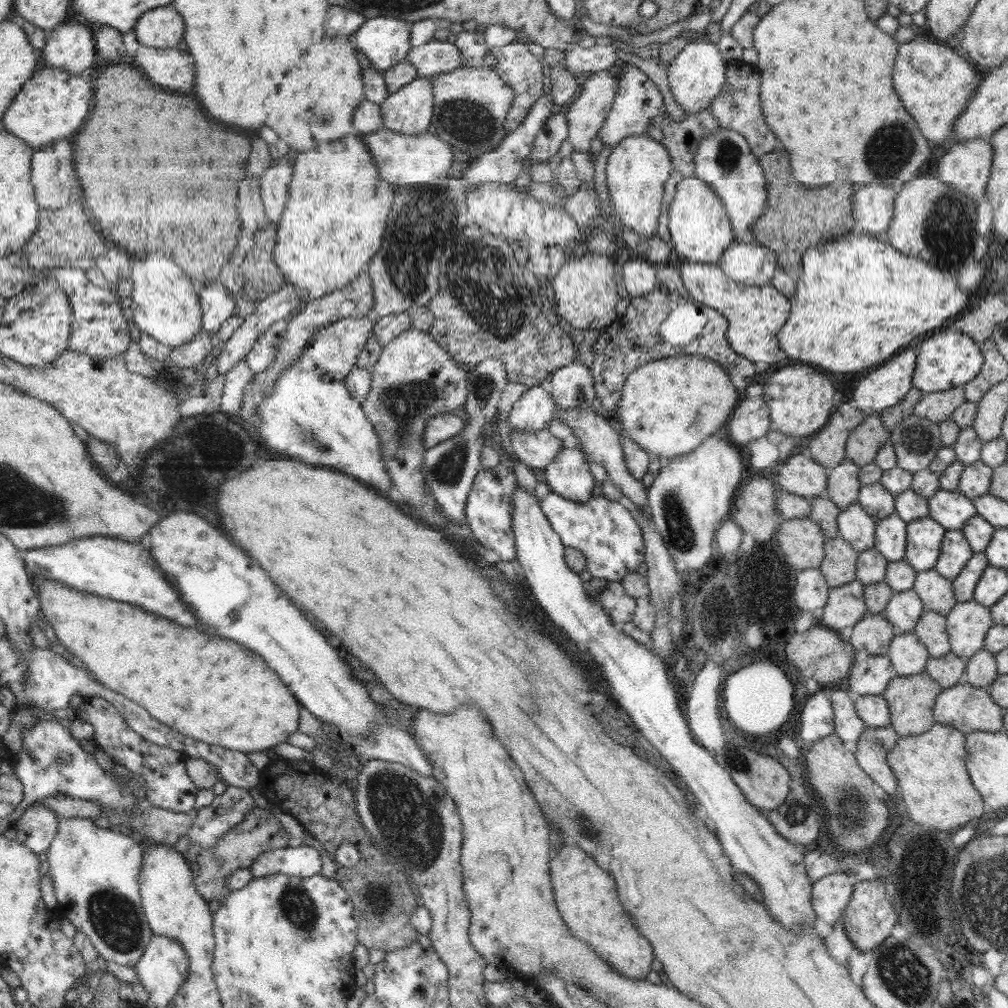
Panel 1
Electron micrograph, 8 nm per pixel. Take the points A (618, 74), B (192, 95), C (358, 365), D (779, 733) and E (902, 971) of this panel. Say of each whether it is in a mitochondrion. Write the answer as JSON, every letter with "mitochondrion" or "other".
{"A":"other","B":"other","C":"other","D":"other","E":"mitochondrion"}

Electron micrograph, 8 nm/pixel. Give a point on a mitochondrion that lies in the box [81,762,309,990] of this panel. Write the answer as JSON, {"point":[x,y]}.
{"point":[113,917]}

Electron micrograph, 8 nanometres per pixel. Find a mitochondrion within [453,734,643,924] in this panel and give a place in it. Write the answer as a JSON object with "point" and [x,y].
{"point":[584,824]}

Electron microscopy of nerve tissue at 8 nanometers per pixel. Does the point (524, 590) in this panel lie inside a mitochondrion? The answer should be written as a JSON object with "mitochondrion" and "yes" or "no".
{"mitochondrion":"no"}

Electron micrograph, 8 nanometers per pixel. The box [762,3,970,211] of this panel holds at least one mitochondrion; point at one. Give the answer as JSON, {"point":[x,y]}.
{"point":[888,157]}

